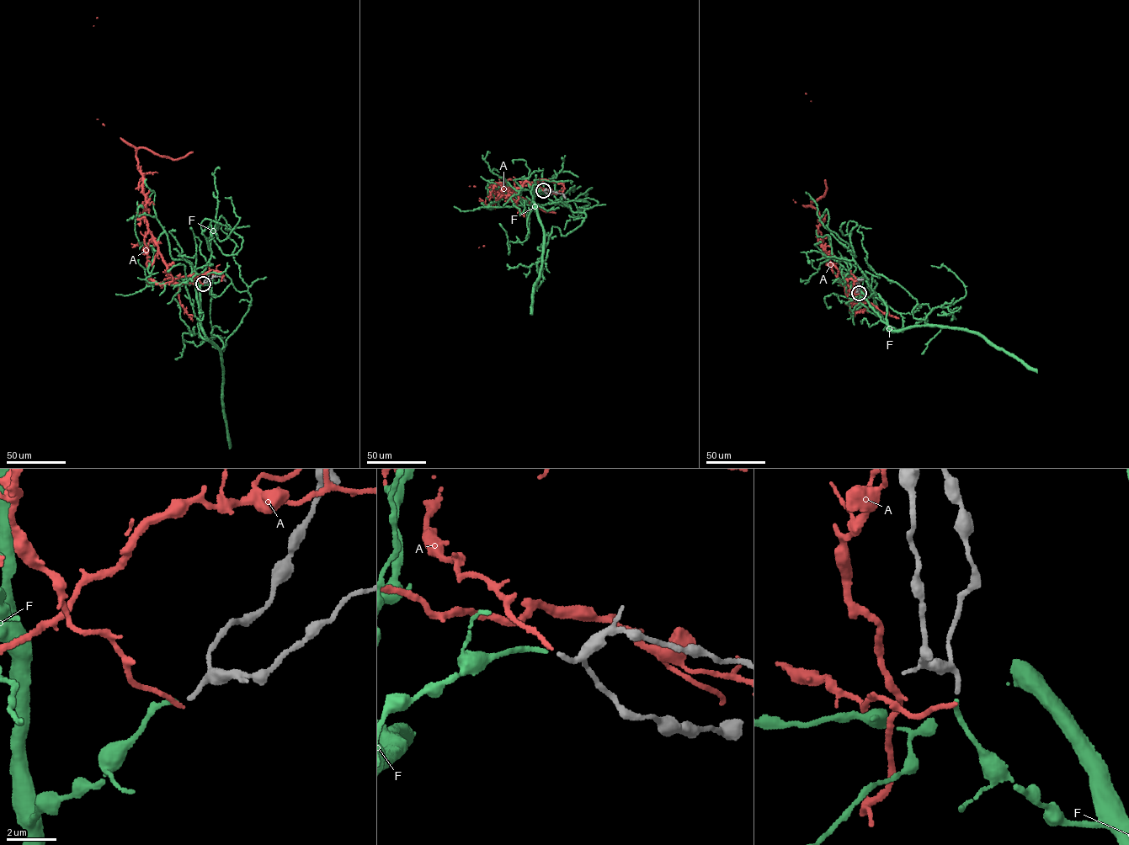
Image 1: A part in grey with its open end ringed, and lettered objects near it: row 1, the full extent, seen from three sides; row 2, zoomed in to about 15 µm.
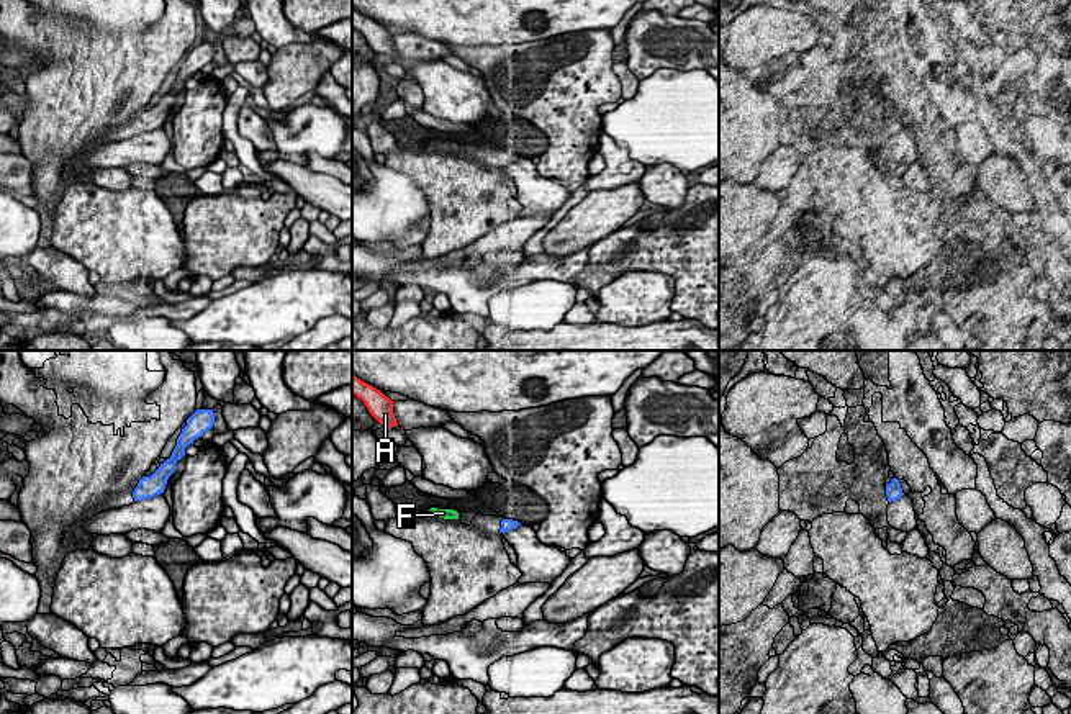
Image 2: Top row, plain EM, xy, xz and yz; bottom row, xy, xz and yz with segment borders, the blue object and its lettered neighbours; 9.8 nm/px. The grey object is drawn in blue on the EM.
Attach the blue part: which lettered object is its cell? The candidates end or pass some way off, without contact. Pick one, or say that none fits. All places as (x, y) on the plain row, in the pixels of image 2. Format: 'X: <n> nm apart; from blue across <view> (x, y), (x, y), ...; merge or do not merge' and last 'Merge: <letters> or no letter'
A: 1350 nm apart; from blue across xz (501, 154), (402, 61); do not merge
F: 440 nm apart; from blue across xz (500, 162), (457, 151); merge
Merge: F

